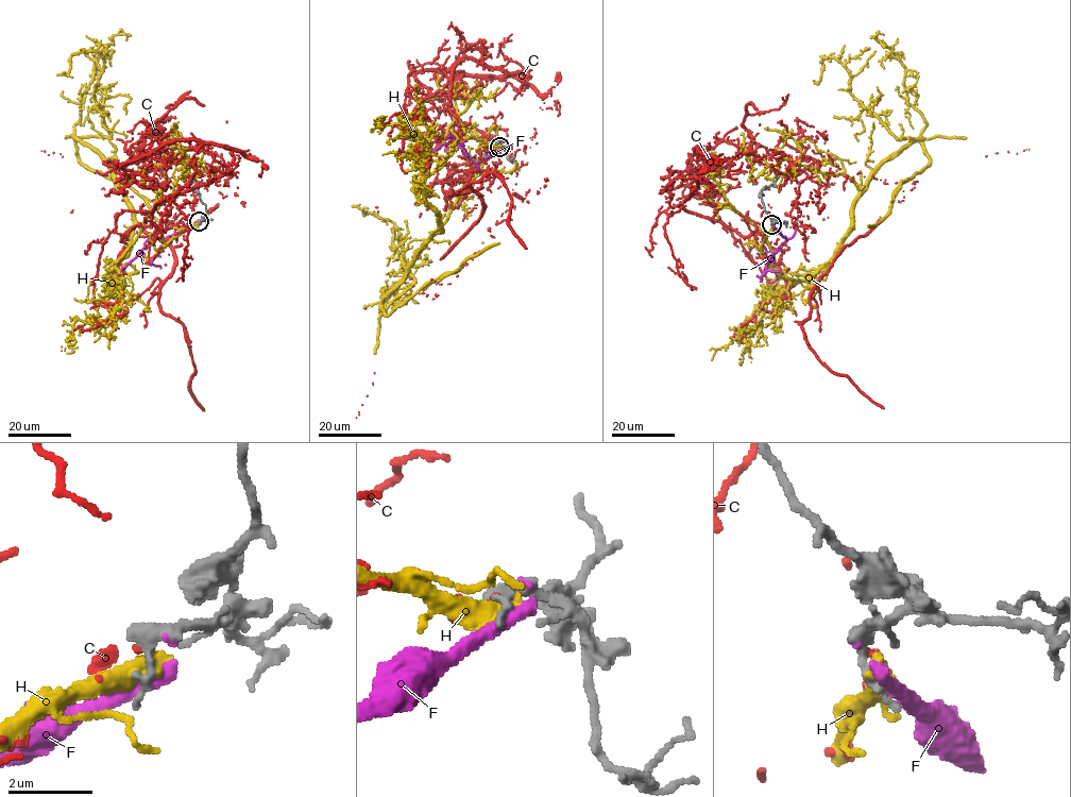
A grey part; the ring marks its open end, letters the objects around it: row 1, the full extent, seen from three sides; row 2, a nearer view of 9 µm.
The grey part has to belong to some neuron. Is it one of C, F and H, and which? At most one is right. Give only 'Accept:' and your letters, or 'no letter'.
Accept: C

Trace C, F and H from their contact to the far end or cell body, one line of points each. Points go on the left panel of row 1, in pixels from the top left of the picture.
C: (198, 221), (158, 253), (163, 183), (122, 167), (163, 136), (125, 142), (217, 155), (156, 184), (41, 151)
F: (201, 221), (170, 236), (151, 259), (140, 251), (117, 275)
H: (199, 223), (116, 273), (133, 208), (74, 138), (109, 136), (103, 56), (78, 52), (56, 74)

